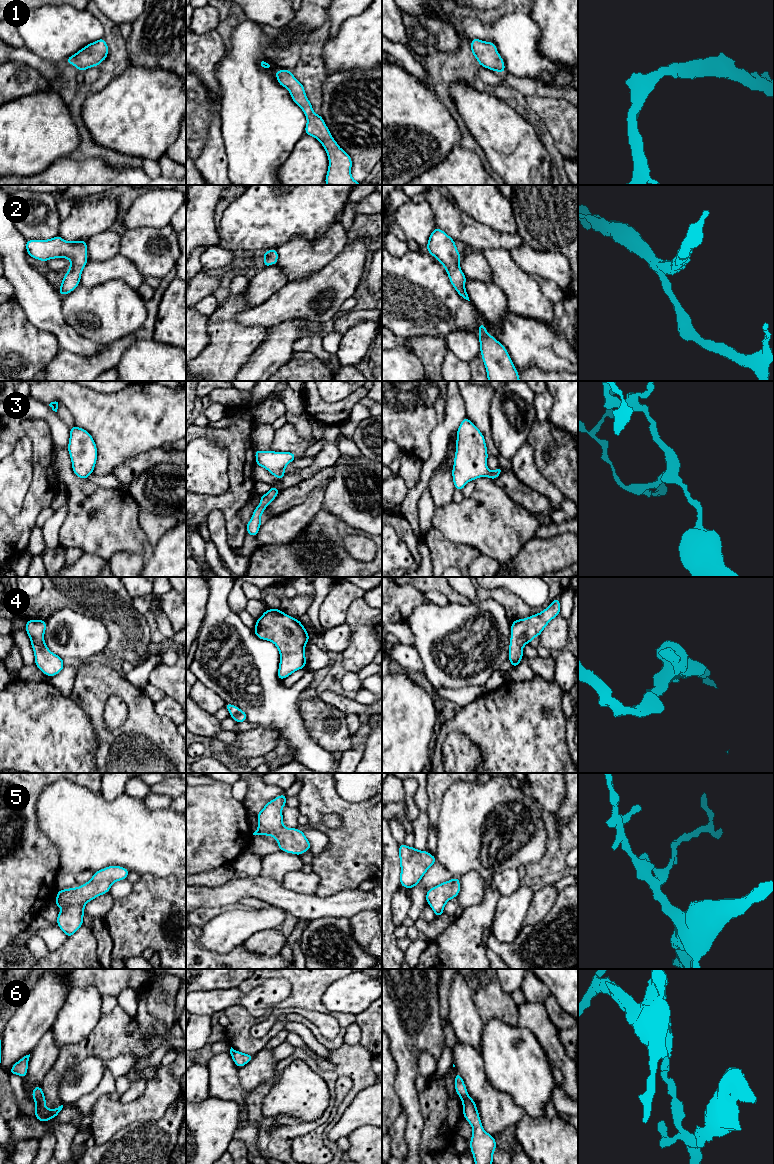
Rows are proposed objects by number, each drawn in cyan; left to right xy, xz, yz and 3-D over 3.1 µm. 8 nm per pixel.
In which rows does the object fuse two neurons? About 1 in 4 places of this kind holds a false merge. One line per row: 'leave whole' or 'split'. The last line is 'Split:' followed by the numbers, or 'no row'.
1: leave whole
2: leave whole
3: leave whole
4: leave whole
5: leave whole
6: split
Split: 6

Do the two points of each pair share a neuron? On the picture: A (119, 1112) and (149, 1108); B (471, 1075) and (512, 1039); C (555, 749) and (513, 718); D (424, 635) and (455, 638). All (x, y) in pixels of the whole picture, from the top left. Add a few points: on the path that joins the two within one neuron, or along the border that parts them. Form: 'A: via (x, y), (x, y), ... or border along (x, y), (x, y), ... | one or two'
A: via (126, 1112), (142, 1109) | one
B: border along (478, 1051), (482, 1058), (486, 1079), (492, 1085) | two
C: via (545, 749), (523, 728) | one
D: via (432, 635), (443, 635), (447, 638) | one

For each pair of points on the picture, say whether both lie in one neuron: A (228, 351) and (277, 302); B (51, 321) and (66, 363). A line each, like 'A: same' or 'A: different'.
A: different
B: different

